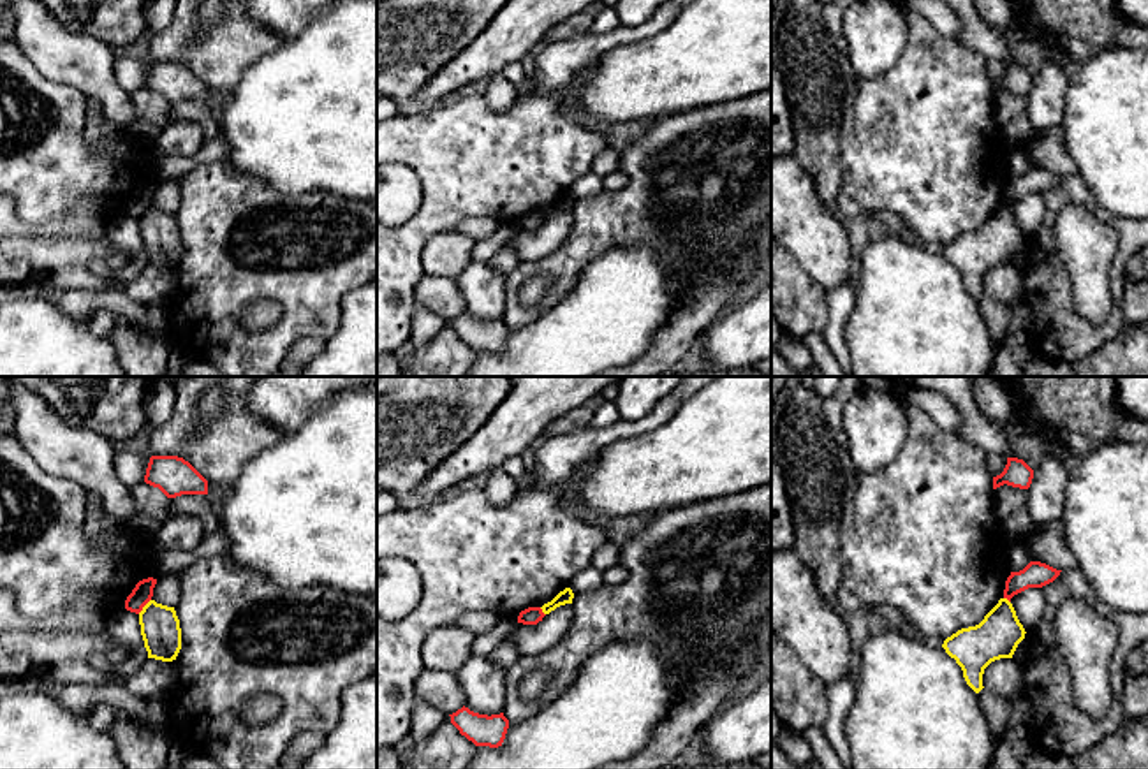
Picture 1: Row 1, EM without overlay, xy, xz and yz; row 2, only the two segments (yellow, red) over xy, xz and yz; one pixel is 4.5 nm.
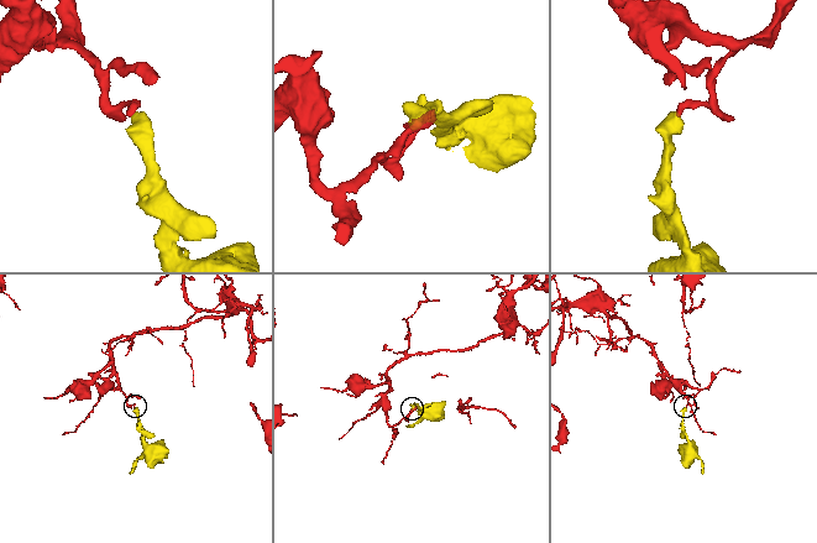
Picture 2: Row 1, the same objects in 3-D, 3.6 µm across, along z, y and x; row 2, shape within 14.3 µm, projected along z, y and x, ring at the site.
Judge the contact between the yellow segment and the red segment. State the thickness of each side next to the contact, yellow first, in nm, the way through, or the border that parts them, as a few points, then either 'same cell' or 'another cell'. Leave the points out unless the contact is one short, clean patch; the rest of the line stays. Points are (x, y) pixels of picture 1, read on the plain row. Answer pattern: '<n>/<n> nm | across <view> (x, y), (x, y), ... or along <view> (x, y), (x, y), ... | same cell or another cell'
180/90 nm | along xy (150, 205), (138, 219) | another cell

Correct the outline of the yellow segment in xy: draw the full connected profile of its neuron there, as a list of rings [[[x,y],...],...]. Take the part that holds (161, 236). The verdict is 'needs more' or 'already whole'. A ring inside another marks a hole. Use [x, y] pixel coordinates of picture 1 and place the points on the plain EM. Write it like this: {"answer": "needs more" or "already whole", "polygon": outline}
{"answer": "already whole", "polygon": [[[150,206],[139,218],[148,264],[173,267],[181,255],[181,234],[174,213]]]}

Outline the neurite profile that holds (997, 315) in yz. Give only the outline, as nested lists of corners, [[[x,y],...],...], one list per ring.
[[[982,294],[979,297],[979,308],[986,322],[991,343],[997,350],[1009,331],[1012,306],[995,301],[993,297]]]

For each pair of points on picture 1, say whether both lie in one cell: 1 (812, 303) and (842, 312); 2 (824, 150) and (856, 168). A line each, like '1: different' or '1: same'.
1: different
2: different

